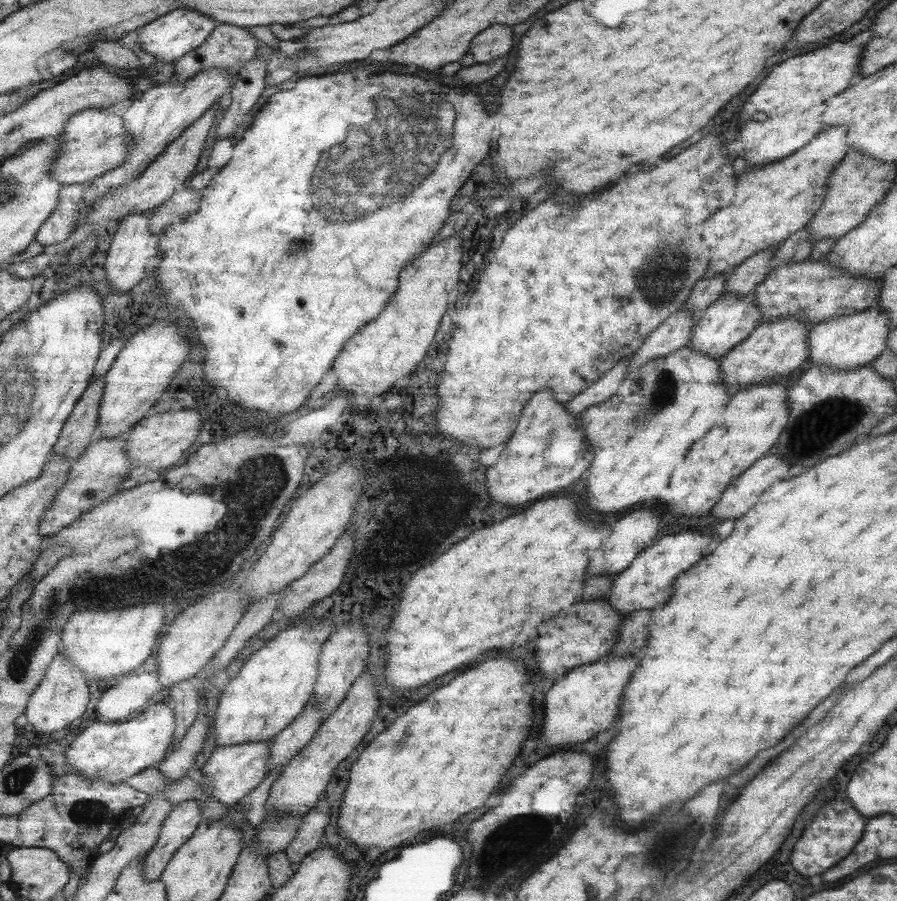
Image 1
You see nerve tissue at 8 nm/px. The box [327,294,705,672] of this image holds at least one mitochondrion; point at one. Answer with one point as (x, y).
(661, 389)

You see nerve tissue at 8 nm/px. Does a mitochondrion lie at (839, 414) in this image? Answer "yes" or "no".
yes

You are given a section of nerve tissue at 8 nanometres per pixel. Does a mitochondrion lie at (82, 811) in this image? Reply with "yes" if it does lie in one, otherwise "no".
yes

